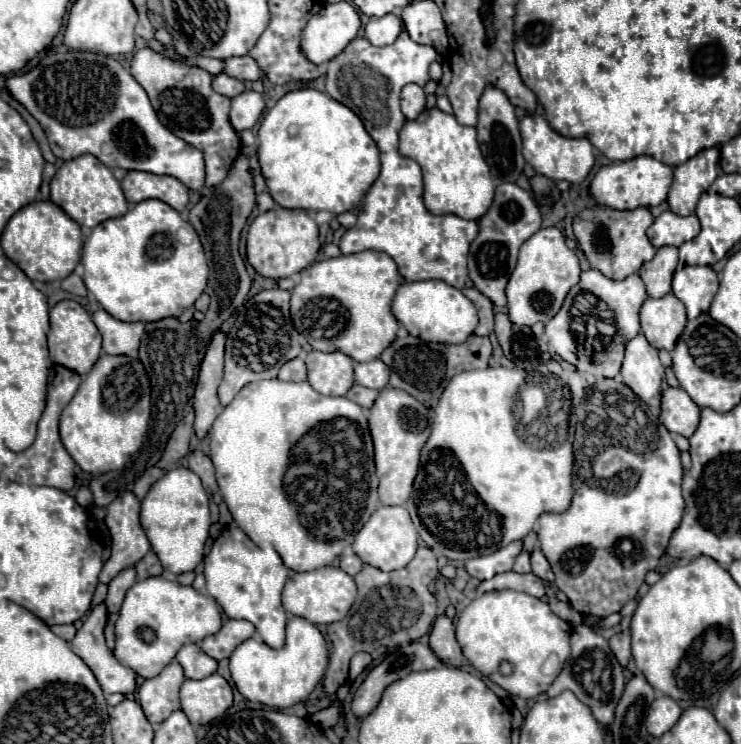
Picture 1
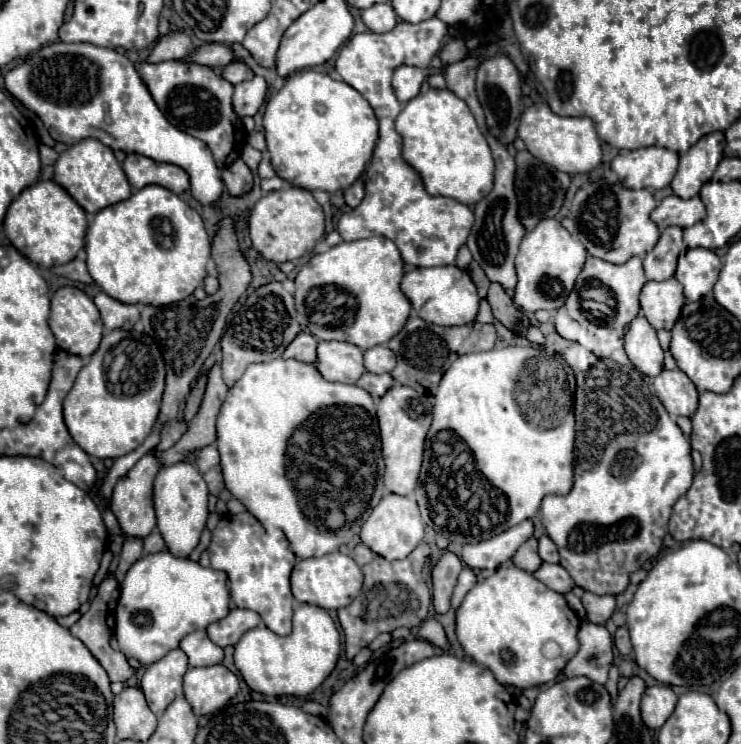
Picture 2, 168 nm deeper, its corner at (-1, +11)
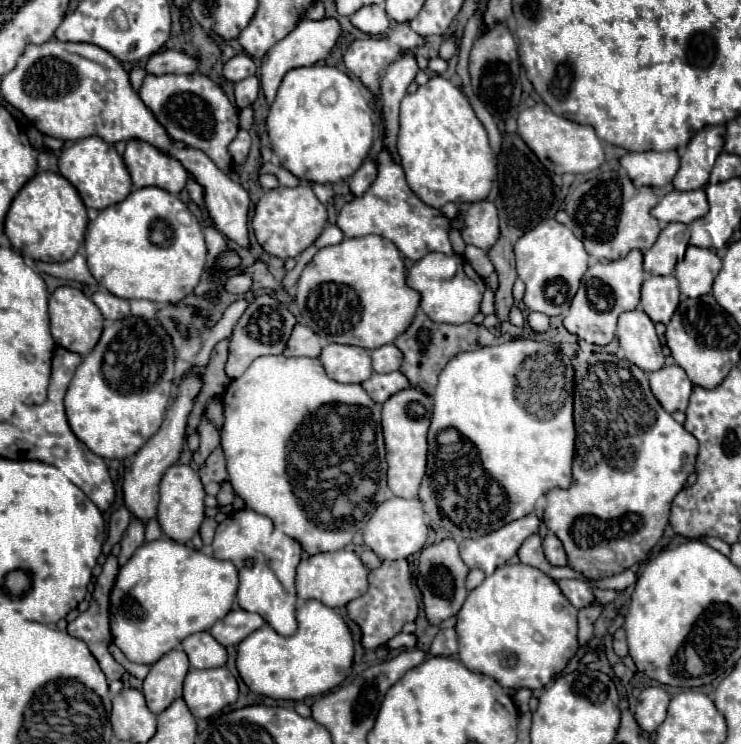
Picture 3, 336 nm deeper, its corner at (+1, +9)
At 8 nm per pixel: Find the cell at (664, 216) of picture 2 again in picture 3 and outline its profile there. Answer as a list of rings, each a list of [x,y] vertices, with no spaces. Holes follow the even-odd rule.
[[[690,190],[690,192],[668,192],[654,208],[652,216],[660,222],[684,222],[690,224],[702,218],[708,212],[708,200],[704,190]]]

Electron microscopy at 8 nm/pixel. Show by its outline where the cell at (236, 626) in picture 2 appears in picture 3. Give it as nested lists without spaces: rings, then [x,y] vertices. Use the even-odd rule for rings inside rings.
[[[232,610],[226,614],[226,618],[218,620],[210,634],[222,644],[222,646],[230,646],[230,644],[240,644],[250,632],[258,630],[264,626],[264,618],[260,614],[252,614],[246,610]]]

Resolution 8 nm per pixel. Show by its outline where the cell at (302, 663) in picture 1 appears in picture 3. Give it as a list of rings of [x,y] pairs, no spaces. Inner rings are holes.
[[[318,600],[302,602],[302,606],[298,608],[298,632],[294,636],[288,638],[280,636],[272,626],[266,624],[238,644],[238,658],[236,658],[238,672],[244,684],[254,694],[262,694],[274,700],[296,700],[296,702],[306,696],[326,694],[336,686],[340,686],[352,672],[352,662],[354,662],[354,640],[348,624],[334,608],[328,608]]]

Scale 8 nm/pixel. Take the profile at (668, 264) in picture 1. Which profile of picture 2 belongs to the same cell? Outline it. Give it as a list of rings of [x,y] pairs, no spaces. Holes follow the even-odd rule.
[[[670,226],[662,232],[658,244],[654,246],[652,252],[646,254],[644,258],[644,272],[648,280],[668,280],[676,272],[676,260],[678,254],[686,250],[683,242],[683,229]]]

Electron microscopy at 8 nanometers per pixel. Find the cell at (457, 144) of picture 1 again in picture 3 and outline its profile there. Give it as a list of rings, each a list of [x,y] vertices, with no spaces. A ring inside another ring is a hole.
[[[440,74],[418,86],[414,94],[402,98],[398,154],[408,186],[432,208],[442,208],[448,202],[466,204],[484,200],[494,184],[496,164],[486,128],[476,118],[462,90]]]

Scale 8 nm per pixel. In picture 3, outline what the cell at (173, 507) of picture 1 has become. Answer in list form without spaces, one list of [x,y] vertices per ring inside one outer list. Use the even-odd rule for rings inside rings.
[[[174,464],[166,470],[160,482],[160,504],[158,504],[158,522],[164,534],[176,542],[188,542],[198,530],[204,520],[204,488],[196,470],[184,464]]]

